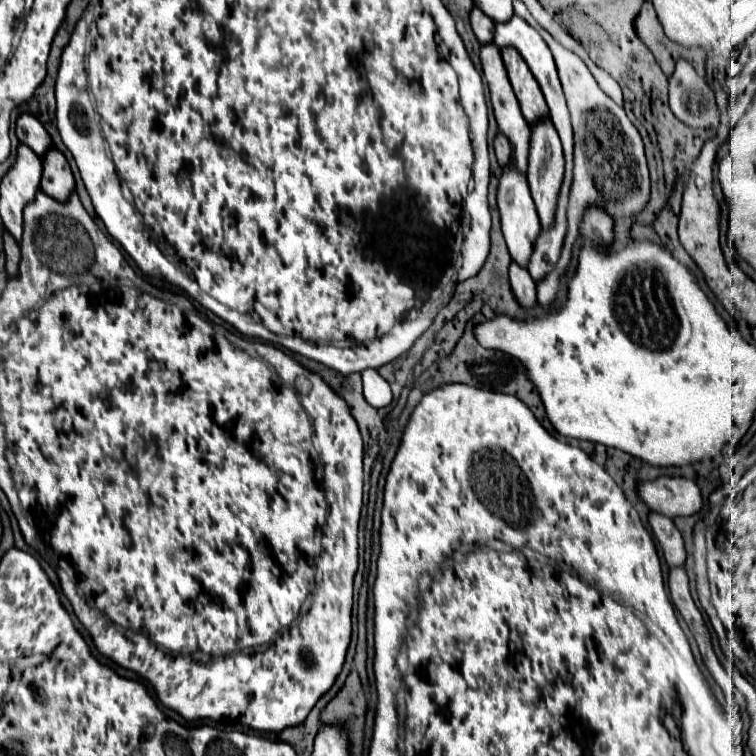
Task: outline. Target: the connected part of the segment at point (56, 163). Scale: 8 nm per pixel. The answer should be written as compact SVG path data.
M51 147L41 157L41 161L43 161L41 189L57 201L67 201L69 193L75 189L75 181L73 181L73 173L65 155Z

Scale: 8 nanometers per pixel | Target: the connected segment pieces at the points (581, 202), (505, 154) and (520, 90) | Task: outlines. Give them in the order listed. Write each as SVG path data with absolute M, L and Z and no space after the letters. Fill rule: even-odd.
M539 27L537 31L541 33L543 41L549 45L553 59L557 63L557 73L571 113L573 139L575 139L575 159L573 159L575 167L573 167L573 185L571 185L573 191L569 193L567 235L565 235L563 251L555 269L549 275L545 275L541 281L537 281L537 301L547 307L555 299L559 279L569 265L571 247L579 235L577 217L581 217L581 209L585 205L603 205L611 217L635 215L647 205L651 187L649 187L649 169L647 169L641 135L625 115L623 107L619 107L611 97L607 97L599 89L587 65L575 53L559 45L543 27Z
M497 133L493 147L495 147L495 155L497 155L499 165L501 167L509 165L509 161L511 161L511 143L509 143L509 139L505 139L501 133Z
M503 47L501 57L525 121L533 123L541 117L547 117L549 109L545 105L543 93L541 89L537 89L537 81L533 81L533 73L529 73L529 67L525 65L525 61L521 61L521 55L513 47Z

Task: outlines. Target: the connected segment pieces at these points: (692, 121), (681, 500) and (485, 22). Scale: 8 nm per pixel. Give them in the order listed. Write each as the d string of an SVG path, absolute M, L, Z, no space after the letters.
M679 61L675 73L669 77L669 105L675 117L691 127L717 127L719 125L715 95L711 87L705 83L705 79L699 77L697 71L687 61Z
M659 477L639 485L641 499L651 511L667 517L695 515L703 509L701 489L695 481L683 477Z
M479 7L471 9L469 19L471 19L471 27L473 27L477 39L481 43L491 43L493 41L493 27L495 27L495 23Z

